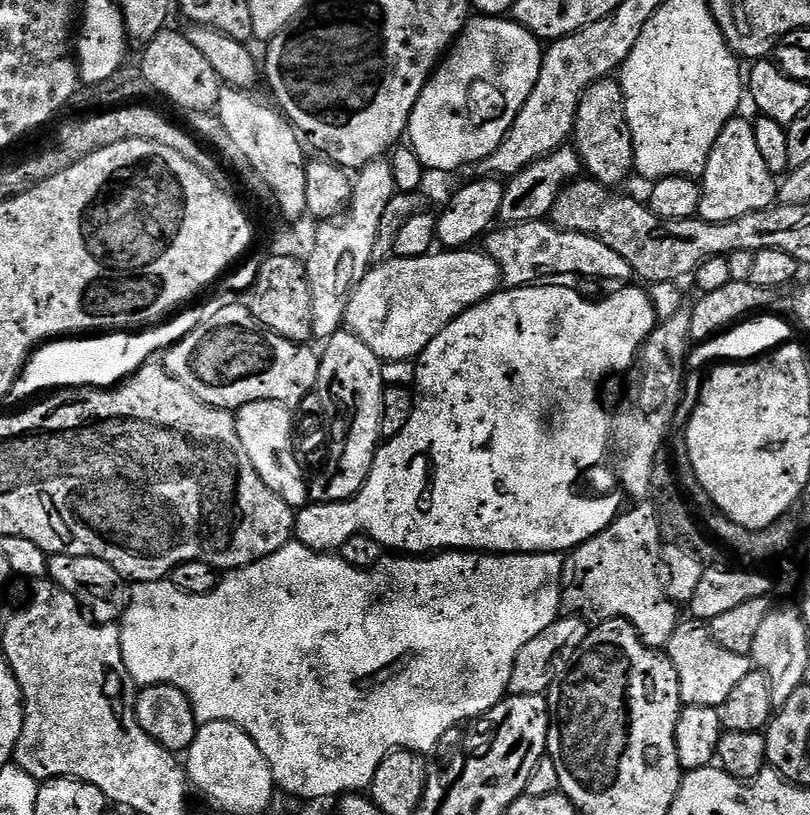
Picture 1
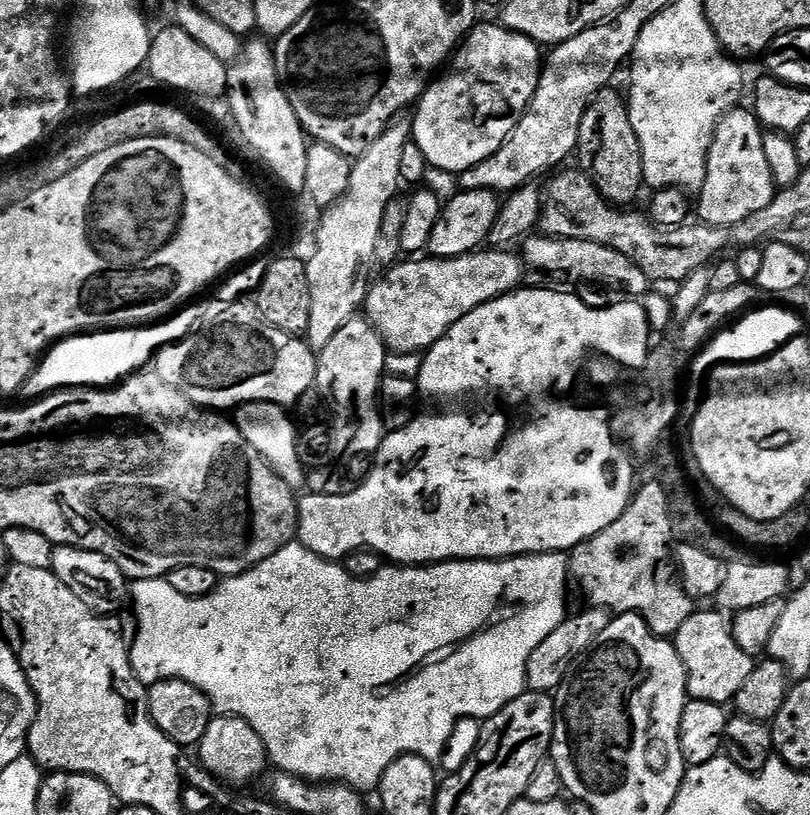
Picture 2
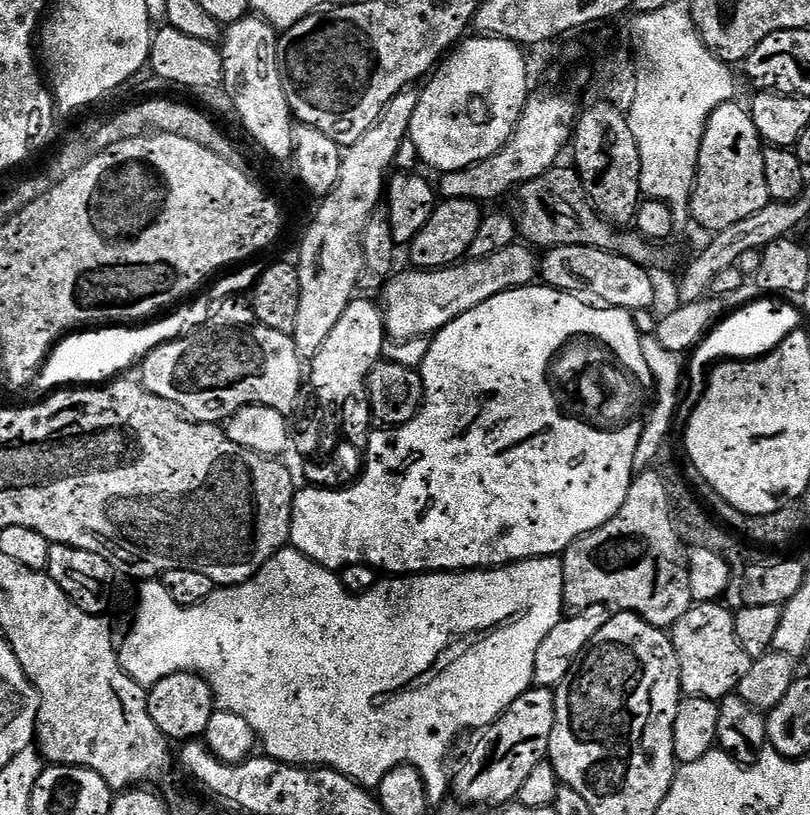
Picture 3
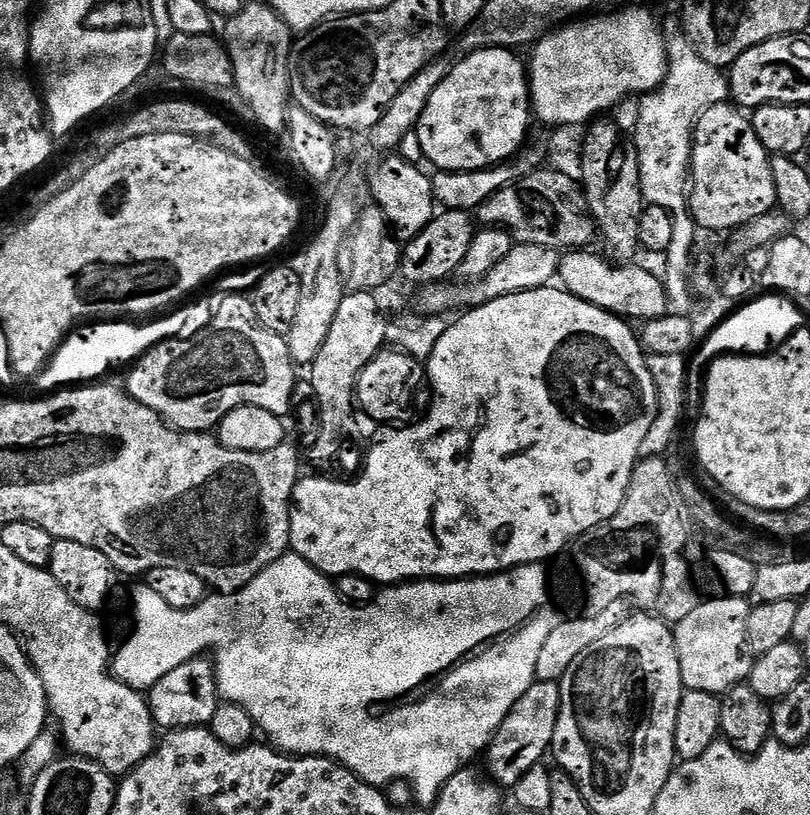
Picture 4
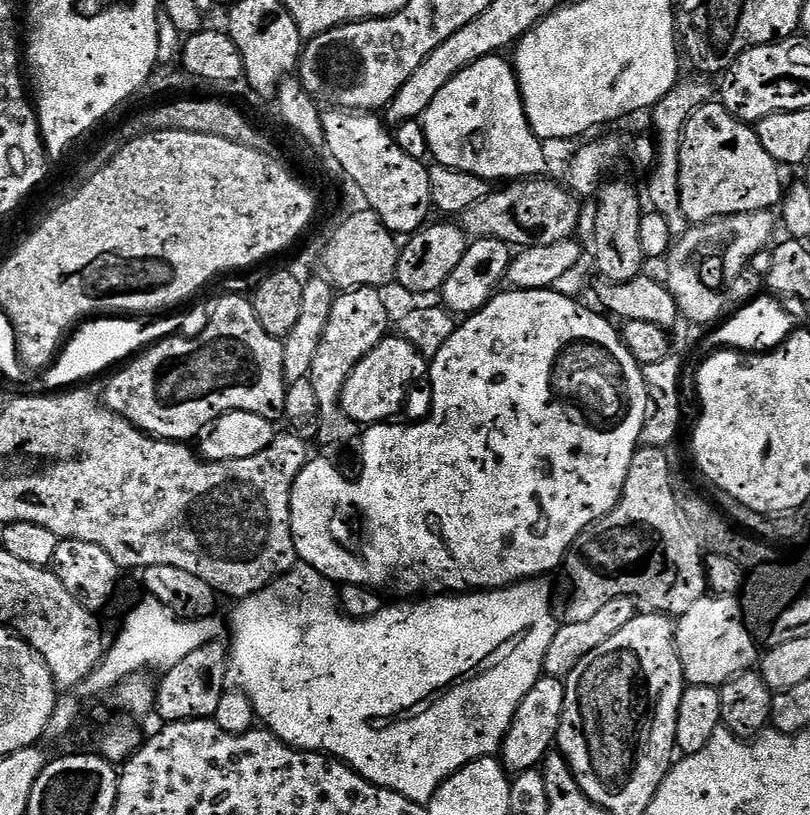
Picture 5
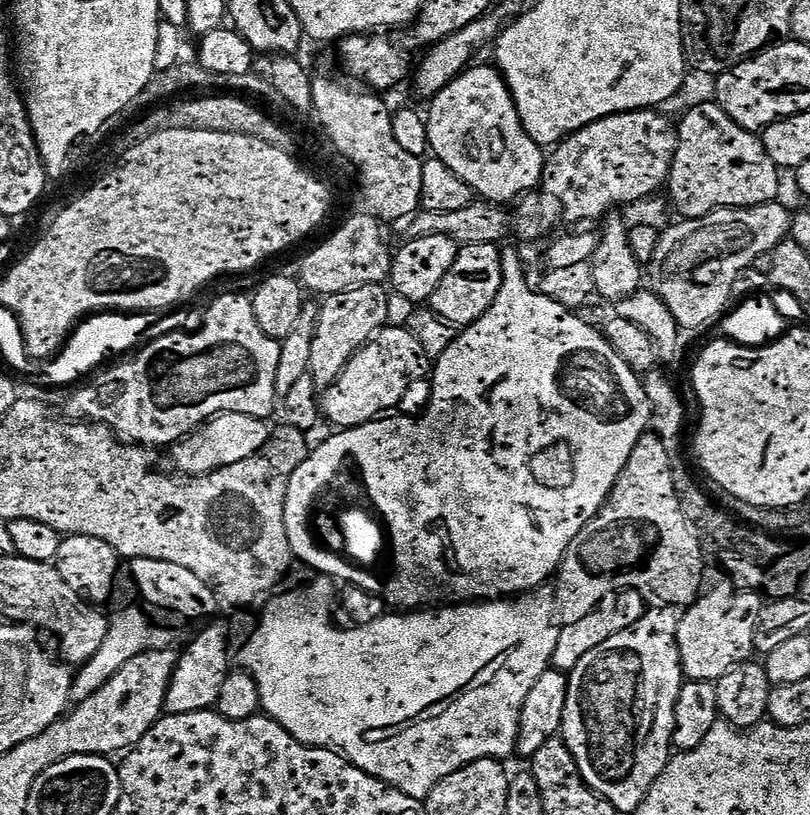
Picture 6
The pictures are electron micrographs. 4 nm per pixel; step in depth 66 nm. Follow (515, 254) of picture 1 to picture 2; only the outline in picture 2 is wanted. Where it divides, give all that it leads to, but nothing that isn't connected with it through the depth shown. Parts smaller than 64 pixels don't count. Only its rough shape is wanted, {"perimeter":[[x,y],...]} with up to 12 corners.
{"perimeter":[[532,234],[525,269],[640,298],[650,281],[598,242]]}

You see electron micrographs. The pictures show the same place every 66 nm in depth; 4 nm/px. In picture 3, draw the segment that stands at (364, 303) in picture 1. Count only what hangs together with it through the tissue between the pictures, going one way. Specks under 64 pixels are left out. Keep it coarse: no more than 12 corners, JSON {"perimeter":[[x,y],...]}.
{"perimeter":[[517,242],[481,260],[385,283],[396,342],[431,337],[454,318],[538,276]]}

